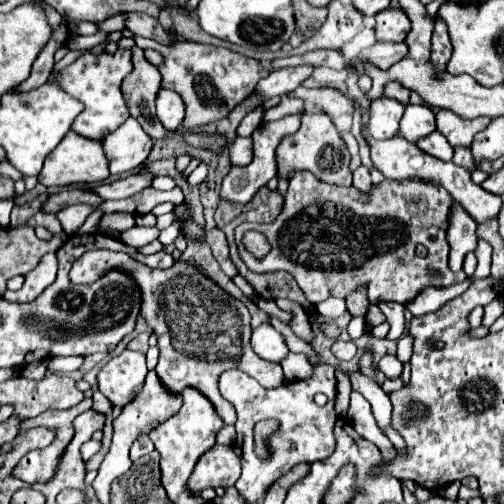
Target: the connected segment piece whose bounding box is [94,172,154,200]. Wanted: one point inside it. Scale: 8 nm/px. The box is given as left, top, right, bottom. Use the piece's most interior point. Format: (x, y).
(123, 187)

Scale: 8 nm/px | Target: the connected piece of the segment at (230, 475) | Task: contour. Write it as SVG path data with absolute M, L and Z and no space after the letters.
M214 444L196 462L190 474L190 494L198 494L204 488L234 486L240 476L240 458L234 454L232 446Z

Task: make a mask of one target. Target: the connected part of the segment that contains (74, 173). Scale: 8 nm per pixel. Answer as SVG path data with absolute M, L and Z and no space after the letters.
M68 132L66 140L62 140L62 144L54 148L52 156L44 160L44 168L38 174L38 182L46 188L52 188L52 186L70 186L70 184L96 184L106 180L108 176L110 172L100 142L88 140L76 132Z

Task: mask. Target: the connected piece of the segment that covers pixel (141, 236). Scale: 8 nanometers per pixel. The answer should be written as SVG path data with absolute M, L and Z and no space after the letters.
M132 226L130 230L122 232L122 242L128 244L128 246L134 246L134 248L142 248L150 242L154 242L158 238L160 230L156 226L148 228L148 226Z

